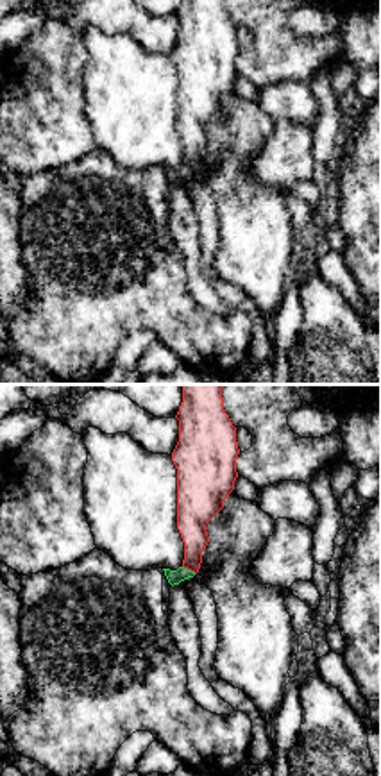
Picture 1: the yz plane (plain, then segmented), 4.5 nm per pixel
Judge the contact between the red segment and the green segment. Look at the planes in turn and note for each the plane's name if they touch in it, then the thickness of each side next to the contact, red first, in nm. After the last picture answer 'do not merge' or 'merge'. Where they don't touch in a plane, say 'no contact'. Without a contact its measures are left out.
meets red in yz; 150 nm thick on the red side, 60 nm on the other

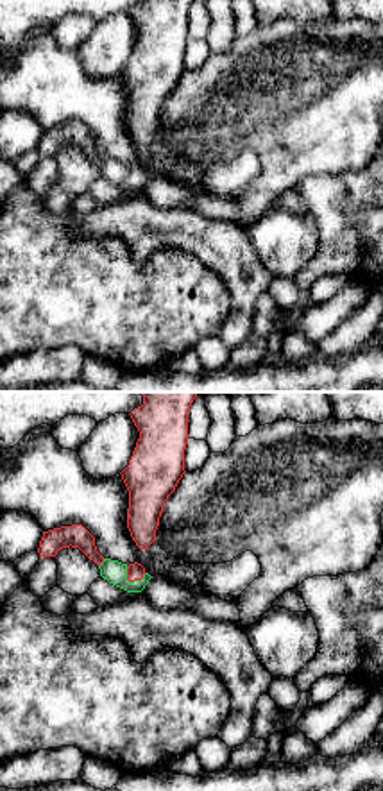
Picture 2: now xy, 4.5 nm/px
meets red in xy; 80 nm thick on the red side, 100 nm on the other

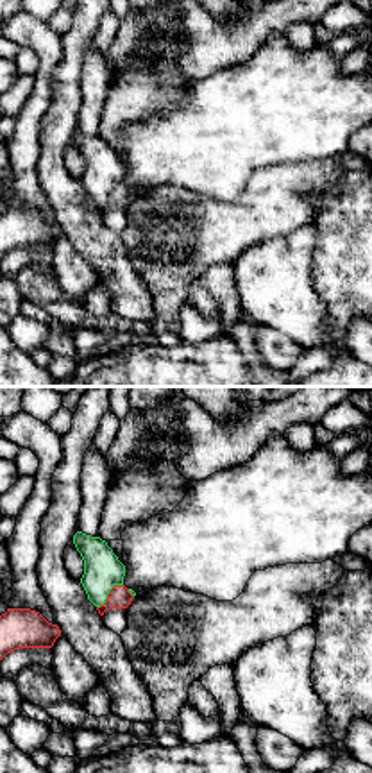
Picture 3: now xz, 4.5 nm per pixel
meets red in xz; 100 nm thick on the red side, 170 nm on the other

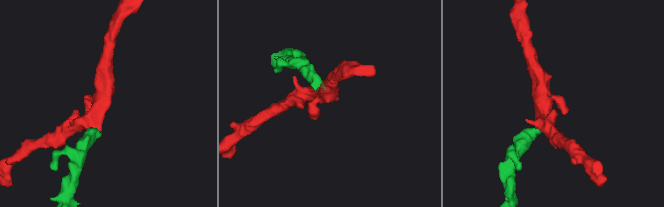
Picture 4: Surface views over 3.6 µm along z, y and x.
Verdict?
merge

